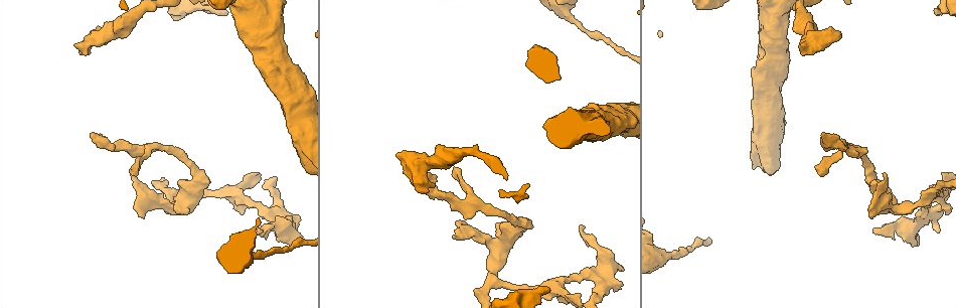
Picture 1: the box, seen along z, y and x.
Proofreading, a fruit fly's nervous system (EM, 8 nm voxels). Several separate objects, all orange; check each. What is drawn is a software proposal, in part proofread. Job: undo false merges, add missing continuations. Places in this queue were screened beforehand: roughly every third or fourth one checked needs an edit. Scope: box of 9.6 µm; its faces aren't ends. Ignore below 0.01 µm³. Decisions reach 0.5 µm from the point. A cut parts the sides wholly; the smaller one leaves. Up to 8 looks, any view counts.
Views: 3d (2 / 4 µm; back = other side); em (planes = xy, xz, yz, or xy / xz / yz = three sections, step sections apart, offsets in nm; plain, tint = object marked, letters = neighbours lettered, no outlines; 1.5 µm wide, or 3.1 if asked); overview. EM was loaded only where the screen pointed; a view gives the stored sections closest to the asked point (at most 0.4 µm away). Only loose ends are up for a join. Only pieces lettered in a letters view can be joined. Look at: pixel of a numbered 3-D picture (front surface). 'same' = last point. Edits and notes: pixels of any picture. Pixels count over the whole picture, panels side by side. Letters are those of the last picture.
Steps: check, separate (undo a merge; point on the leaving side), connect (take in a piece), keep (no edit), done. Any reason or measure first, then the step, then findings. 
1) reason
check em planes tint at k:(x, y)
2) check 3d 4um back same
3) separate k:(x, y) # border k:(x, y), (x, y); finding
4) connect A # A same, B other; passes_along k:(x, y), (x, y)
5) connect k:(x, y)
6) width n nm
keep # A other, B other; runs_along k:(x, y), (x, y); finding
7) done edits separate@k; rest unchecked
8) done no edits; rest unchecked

check 3d 2um at 1:(805, 53)

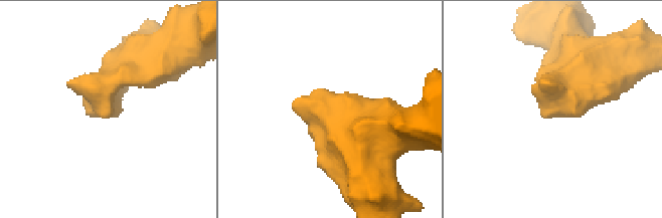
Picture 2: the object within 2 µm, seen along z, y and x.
check em planes tint at 2:(317, 115)

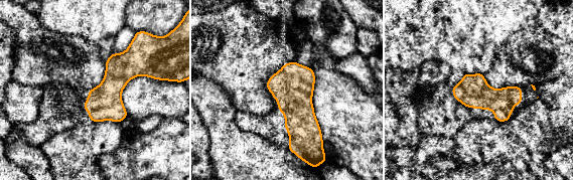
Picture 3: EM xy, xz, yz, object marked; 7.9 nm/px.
see the neighbours
check em planes letters same

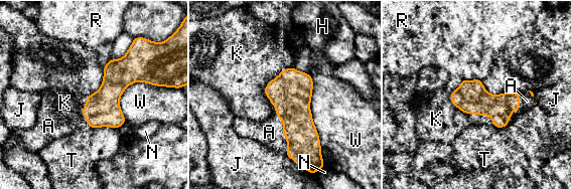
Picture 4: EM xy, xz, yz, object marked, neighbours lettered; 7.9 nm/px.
connect A # A same, H other, J other, K other, N other, R other, T other, W other; the neuron continues

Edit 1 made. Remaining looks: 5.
check em planes letters at 1:(821, 136)

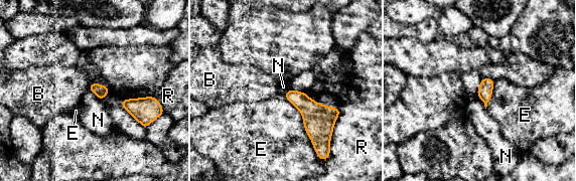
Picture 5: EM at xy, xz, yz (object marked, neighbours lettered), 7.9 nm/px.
longest_contact E 600 nm
keep # B other, E other, N other, R other; no lettered piece goes on from it

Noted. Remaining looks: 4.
branch stops here
check 3d 4um back at 1:(580, 226)

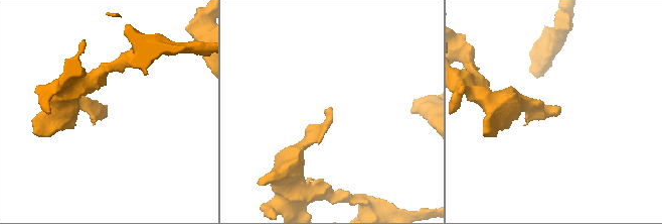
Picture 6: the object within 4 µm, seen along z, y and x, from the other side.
check em planes letters at 6:(105, 108)

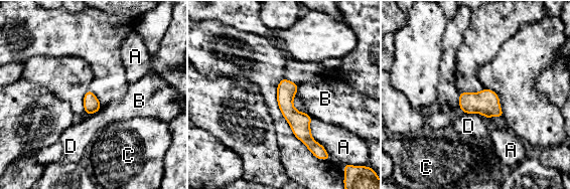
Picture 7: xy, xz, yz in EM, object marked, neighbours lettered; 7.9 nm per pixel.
width 130 nm
keep # A other, B other, C other, D other; border 7:(298, 85), (295, 93); none of them fits

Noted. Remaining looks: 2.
done edits connect@4; rest unchecked

